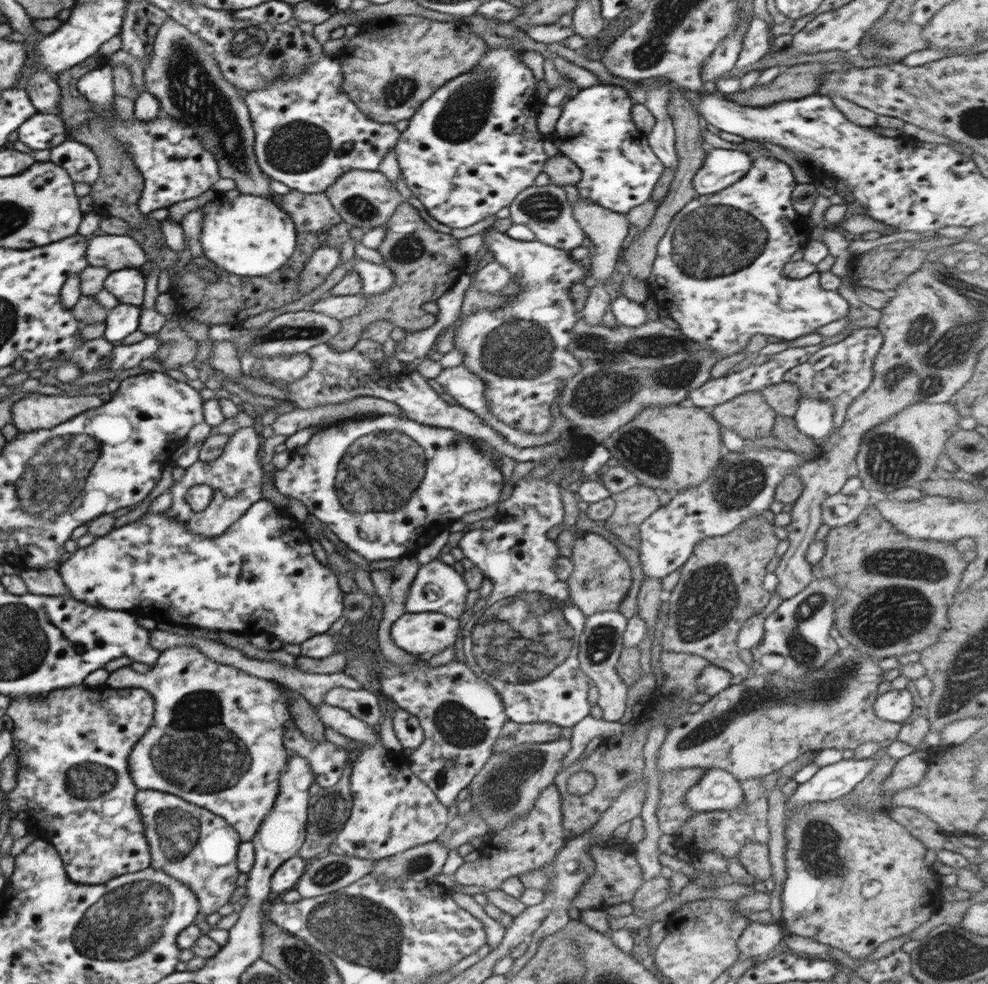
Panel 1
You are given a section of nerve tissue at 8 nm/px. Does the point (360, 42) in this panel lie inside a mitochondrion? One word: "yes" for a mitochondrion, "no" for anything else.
no

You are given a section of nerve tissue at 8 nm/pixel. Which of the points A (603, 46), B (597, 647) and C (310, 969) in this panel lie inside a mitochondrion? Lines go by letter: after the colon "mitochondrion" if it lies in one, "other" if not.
A: other
B: mitochondrion
C: mitochondrion

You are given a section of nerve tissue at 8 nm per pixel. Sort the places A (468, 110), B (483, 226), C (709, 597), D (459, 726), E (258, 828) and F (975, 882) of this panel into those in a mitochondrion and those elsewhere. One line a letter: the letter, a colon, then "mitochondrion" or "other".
A: mitochondrion
B: other
C: mitochondrion
D: mitochondrion
E: other
F: other

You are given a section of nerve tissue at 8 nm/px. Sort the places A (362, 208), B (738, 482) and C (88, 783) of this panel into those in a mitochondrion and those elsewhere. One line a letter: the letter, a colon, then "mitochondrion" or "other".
A: mitochondrion
B: mitochondrion
C: mitochondrion

